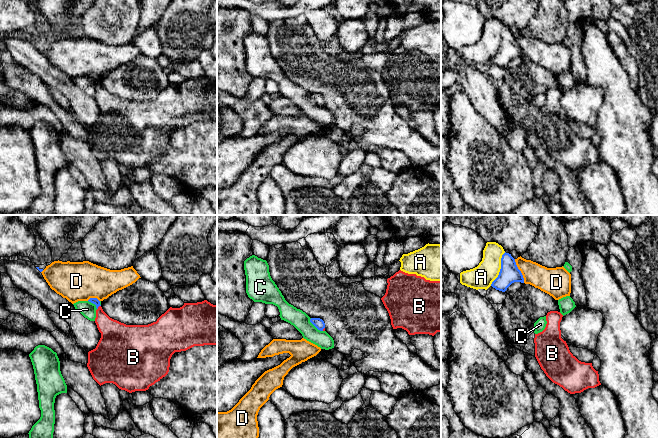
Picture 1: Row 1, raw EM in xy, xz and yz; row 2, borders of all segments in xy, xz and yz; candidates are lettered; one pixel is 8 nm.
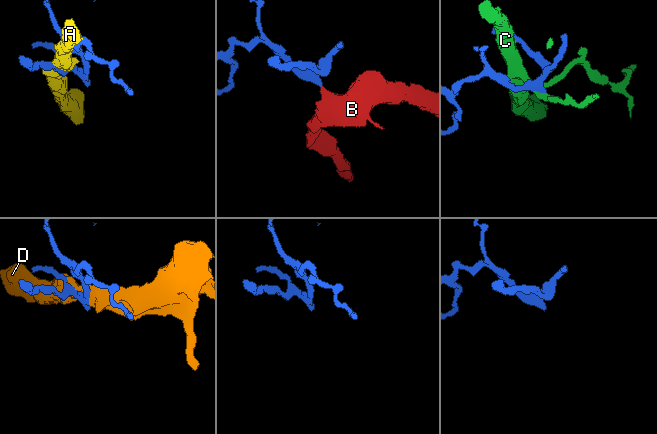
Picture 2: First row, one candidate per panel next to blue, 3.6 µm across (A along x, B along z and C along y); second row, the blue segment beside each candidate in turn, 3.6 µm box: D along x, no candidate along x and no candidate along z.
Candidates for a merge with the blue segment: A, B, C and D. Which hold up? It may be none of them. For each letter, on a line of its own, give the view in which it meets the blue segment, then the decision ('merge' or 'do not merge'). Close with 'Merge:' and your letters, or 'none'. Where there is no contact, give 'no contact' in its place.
A: meets blue in yz; do not merge
B: meets blue in xy; merge
C: meets blue in xz; do not merge
D: meets blue in yz; do not merge
Merge: B

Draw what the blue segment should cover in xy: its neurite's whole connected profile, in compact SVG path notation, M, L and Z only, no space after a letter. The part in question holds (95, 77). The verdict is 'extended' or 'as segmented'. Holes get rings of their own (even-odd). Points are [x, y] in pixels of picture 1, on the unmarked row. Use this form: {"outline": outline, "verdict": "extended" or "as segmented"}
{"outline": "M90 74L88 77L96 81L95 99L101 109L101 114L96 124L88 128L87 143L100 162L113 159L119 165L129 169L146 167L168 150L170 135L175 128L186 127L194 122L217 121L217 81L207 76L184 79L180 84L170 83L156 98L148 101L126 101L110 94L103 87L97 74Z", "verdict": "extended"}

